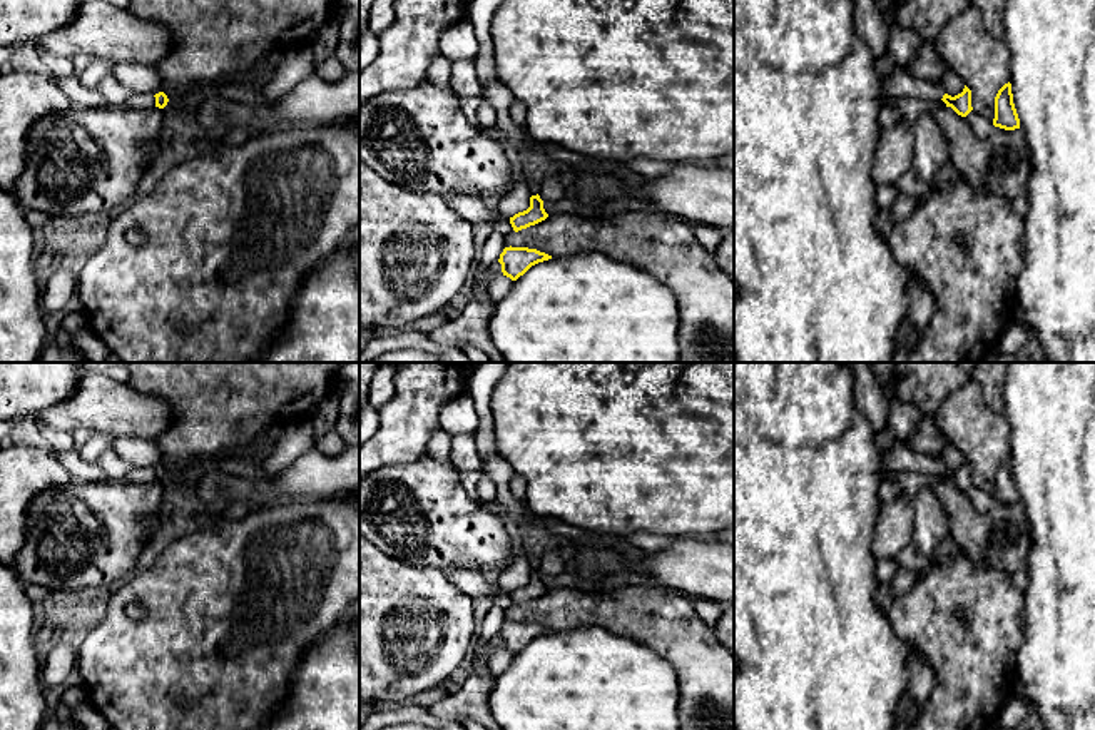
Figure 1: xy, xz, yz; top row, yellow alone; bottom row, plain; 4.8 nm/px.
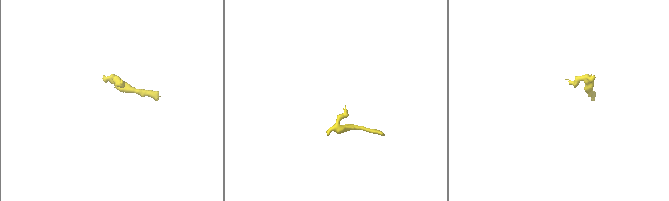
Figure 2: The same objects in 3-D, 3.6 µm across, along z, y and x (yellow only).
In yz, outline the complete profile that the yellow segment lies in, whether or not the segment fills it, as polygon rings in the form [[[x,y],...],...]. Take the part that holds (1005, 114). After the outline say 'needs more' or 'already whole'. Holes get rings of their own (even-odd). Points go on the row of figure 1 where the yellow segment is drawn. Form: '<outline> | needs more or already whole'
[[[1005,84],[996,97],[995,97],[995,119],[993,125],[1005,129],[1005,130],[1015,130],[1020,129],[1020,119],[1013,104],[1013,94],[1011,94],[1011,84]]] | already whole

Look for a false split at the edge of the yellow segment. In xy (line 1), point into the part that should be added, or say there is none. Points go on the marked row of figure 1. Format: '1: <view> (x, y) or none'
1: none

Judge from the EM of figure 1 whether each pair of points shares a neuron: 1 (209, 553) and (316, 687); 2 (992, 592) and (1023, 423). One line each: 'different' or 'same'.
1: different
2: different

